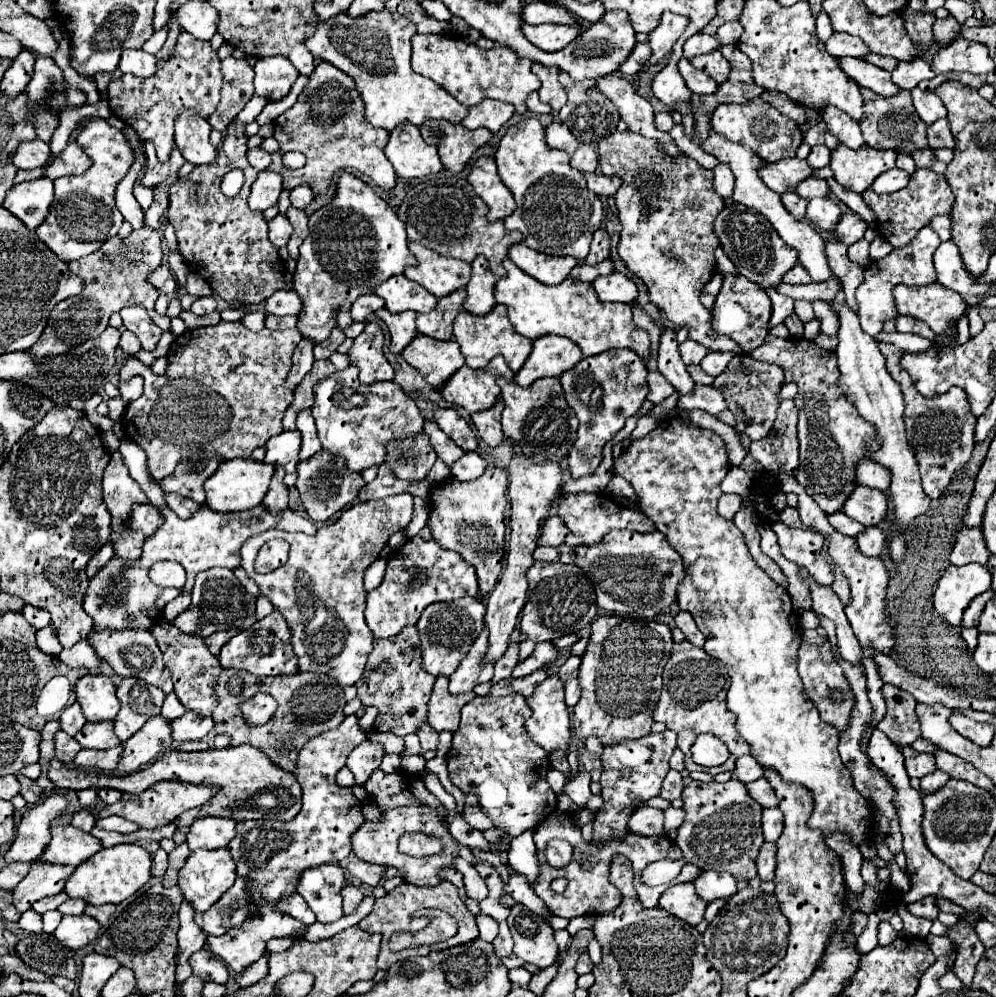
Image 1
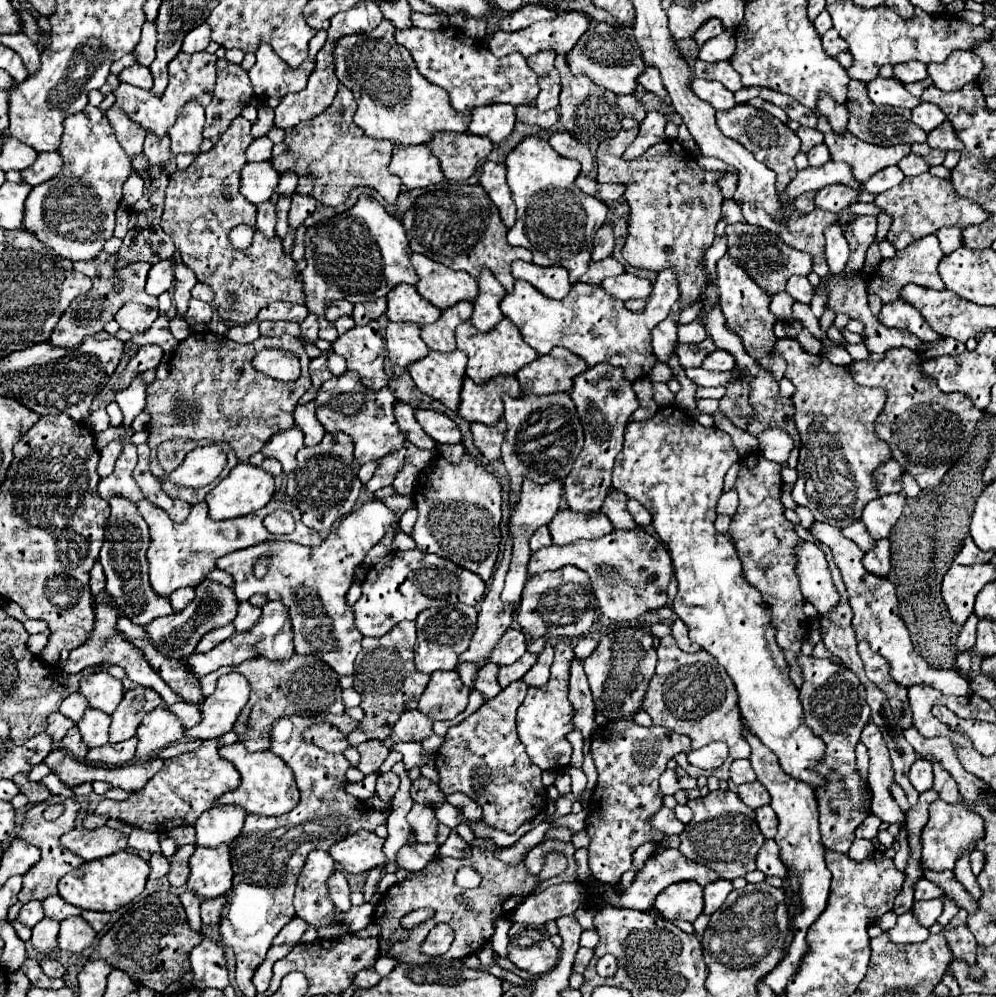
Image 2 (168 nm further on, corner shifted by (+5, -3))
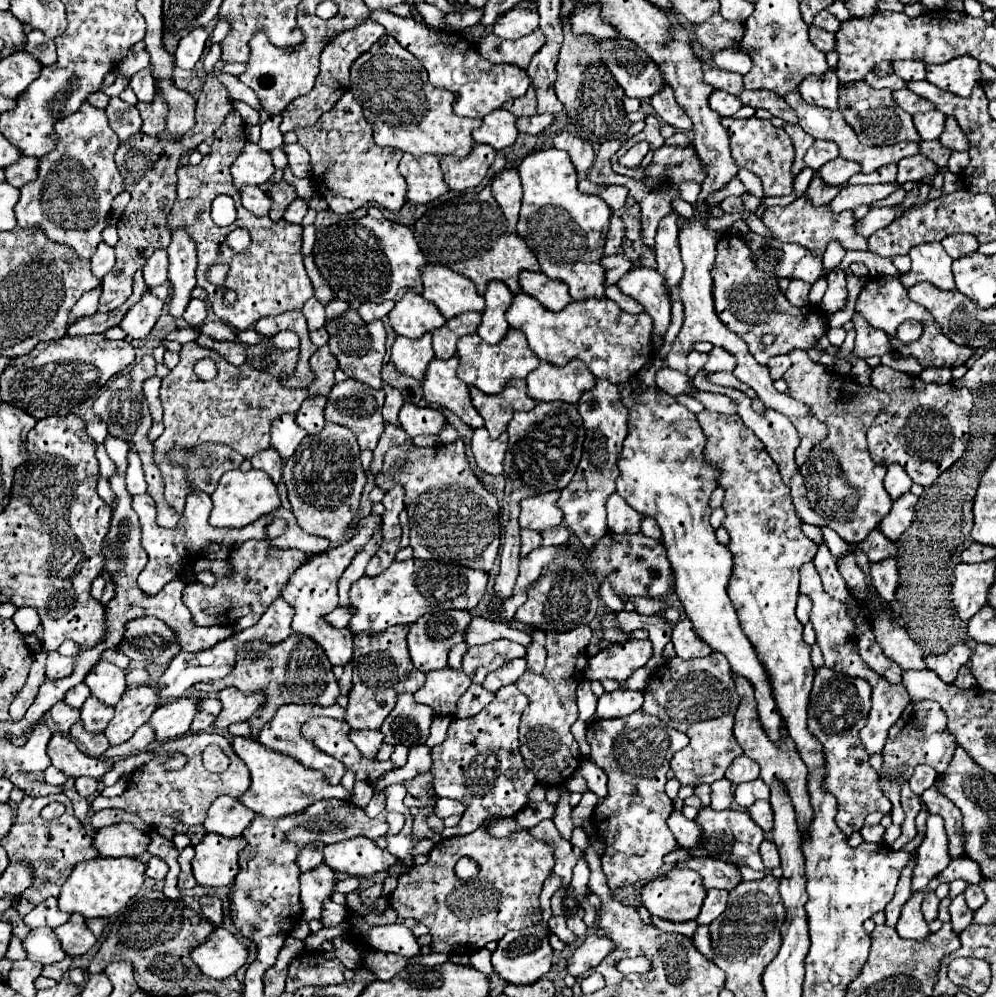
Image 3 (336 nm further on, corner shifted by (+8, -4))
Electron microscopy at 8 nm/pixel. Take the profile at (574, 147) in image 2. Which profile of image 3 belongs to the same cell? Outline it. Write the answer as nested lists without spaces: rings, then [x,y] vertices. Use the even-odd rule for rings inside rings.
[[[559,132],[553,136],[553,146],[569,152],[569,158],[571,158],[573,166],[577,168],[577,172],[587,172],[593,166],[595,152],[587,140],[579,138],[575,134],[569,134],[569,132]]]

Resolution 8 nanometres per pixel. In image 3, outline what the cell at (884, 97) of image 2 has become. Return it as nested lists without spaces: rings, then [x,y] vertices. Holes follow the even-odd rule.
[[[907,88],[895,90],[895,92],[893,92],[893,98],[895,98],[895,102],[897,102],[905,112],[909,112],[911,116],[917,114],[917,112],[931,112],[931,110],[935,110],[935,104],[927,102],[925,98],[919,98],[915,92],[911,92],[911,90],[907,90]]]

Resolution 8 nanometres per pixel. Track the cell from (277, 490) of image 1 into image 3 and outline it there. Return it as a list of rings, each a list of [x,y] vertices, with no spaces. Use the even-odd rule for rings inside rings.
[[[267,448],[267,450],[259,450],[259,454],[255,454],[251,458],[251,464],[255,470],[263,470],[275,484],[281,480],[281,470],[283,470],[283,460],[279,456],[277,450]]]

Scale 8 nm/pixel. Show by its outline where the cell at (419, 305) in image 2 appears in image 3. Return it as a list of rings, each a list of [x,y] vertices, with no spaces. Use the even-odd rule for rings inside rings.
[[[407,292],[395,304],[389,320],[395,332],[405,338],[421,338],[425,332],[433,332],[447,322],[433,302],[427,302],[421,294],[413,292]]]

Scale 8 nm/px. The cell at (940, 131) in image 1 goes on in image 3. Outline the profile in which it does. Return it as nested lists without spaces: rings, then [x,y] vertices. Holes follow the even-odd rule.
[[[947,116],[945,130],[943,130],[943,136],[941,136],[939,140],[941,140],[941,144],[943,144],[945,148],[957,150],[957,152],[969,150],[969,140],[967,140],[967,136],[963,134],[963,130],[959,128],[959,124],[957,124],[955,118],[951,118],[951,116]]]

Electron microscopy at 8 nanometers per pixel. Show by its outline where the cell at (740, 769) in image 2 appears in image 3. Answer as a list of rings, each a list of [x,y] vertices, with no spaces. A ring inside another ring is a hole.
[[[743,754],[743,756],[735,758],[735,762],[731,762],[731,766],[725,772],[725,778],[729,778],[735,786],[741,782],[751,782],[751,780],[759,778],[759,764]]]

